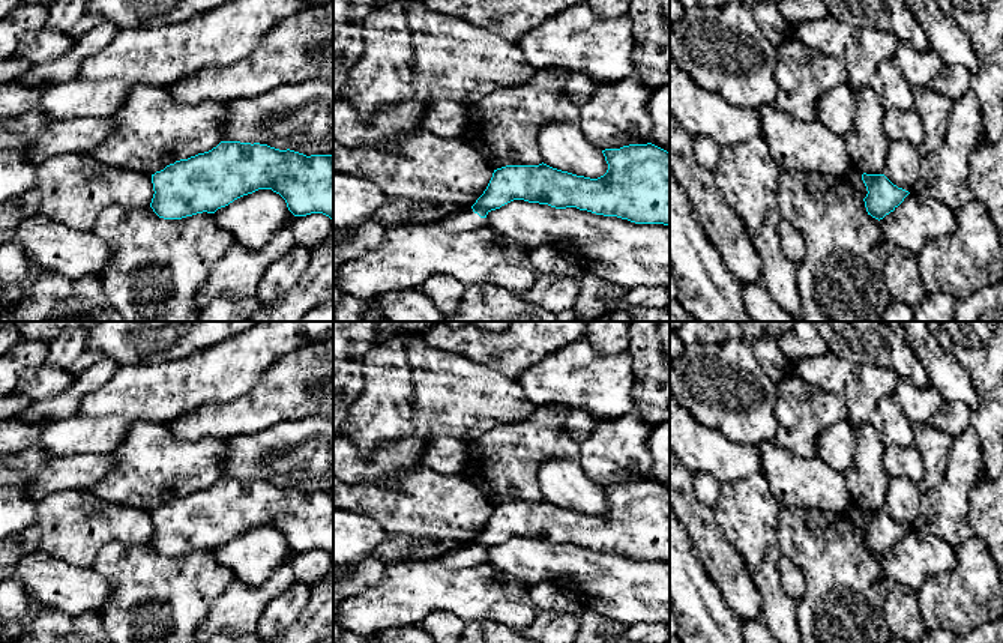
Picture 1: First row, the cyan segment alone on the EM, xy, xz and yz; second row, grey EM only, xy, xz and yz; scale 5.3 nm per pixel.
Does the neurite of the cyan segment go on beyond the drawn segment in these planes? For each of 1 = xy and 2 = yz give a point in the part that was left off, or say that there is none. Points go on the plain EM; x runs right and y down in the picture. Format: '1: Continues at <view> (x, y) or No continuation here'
1: No continuation here
2: No continuation here

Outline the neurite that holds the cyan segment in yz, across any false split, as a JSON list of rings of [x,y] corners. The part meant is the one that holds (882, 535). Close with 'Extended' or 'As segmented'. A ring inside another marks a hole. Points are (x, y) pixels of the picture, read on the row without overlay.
[[[863,509],[862,517],[868,527],[863,535],[866,548],[878,557],[893,548],[910,530],[893,521],[884,511]]]. As segmented

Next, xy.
[[[221,478],[209,488],[198,490],[188,496],[176,497],[164,506],[152,511],[153,535],[150,544],[164,556],[182,556],[197,550],[215,550],[218,545],[228,542],[234,536],[252,530],[258,526],[272,526],[279,530],[288,547],[294,553],[306,553],[311,550],[323,550],[333,556],[333,493],[332,491],[311,491],[294,487],[279,487],[260,479]]]. As segmented

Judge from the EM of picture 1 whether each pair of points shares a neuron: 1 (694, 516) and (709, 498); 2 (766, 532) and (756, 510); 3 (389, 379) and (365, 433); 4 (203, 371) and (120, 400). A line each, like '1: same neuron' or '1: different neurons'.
1: different neurons
2: same neuron
3: same neuron
4: same neuron

